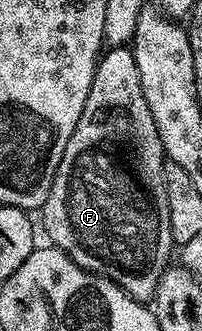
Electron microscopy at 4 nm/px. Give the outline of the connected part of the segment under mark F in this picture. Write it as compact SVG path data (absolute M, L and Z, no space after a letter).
M125 45L107 49L98 59L98 66L94 70L92 88L88 92L88 100L84 104L84 112L80 112L80 120L72 132L72 140L68 140L68 148L64 148L64 156L60 160L60 168L56 168L56 176L52 180L52 188L48 192L48 200L42 206L40 217L42 226L46 229L49 241L58 250L73 260L82 269L101 274L116 283L124 292L128 292L139 300L153 299L158 281L166 267L171 265L170 249L175 249L176 243L172 240L172 232L168 224L168 196L164 192L164 155L160 132L156 132L156 120L152 120L152 112L148 108L148 100L144 100L144 88L140 88L140 72L136 72L136 60L133 49Z

